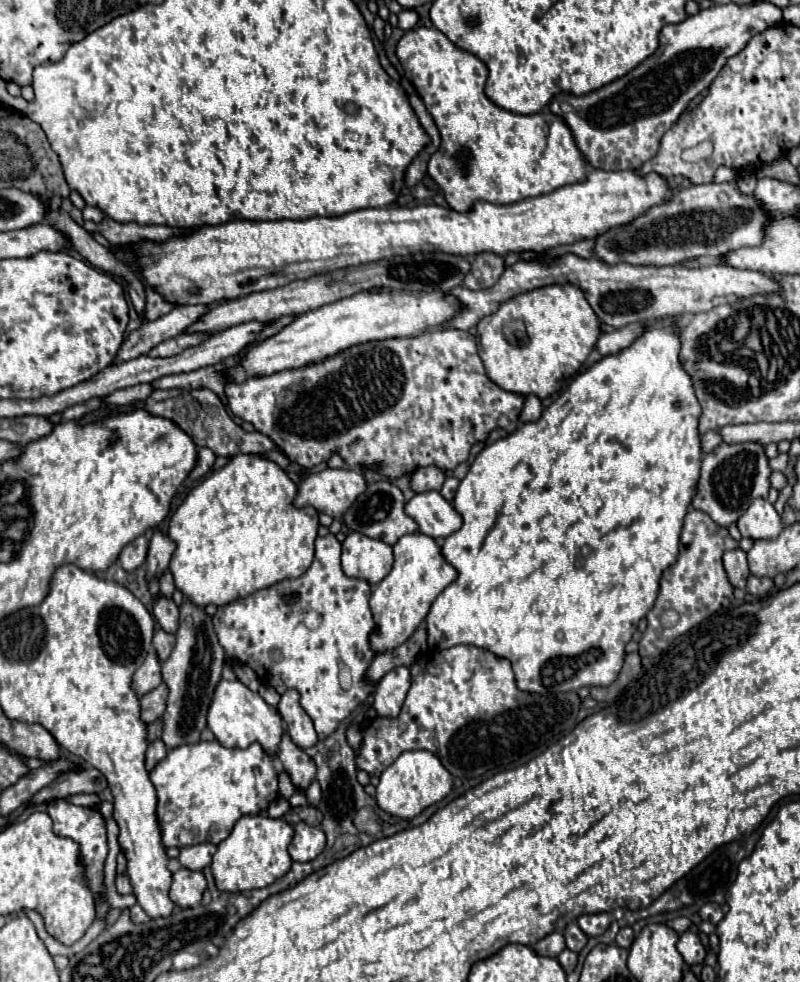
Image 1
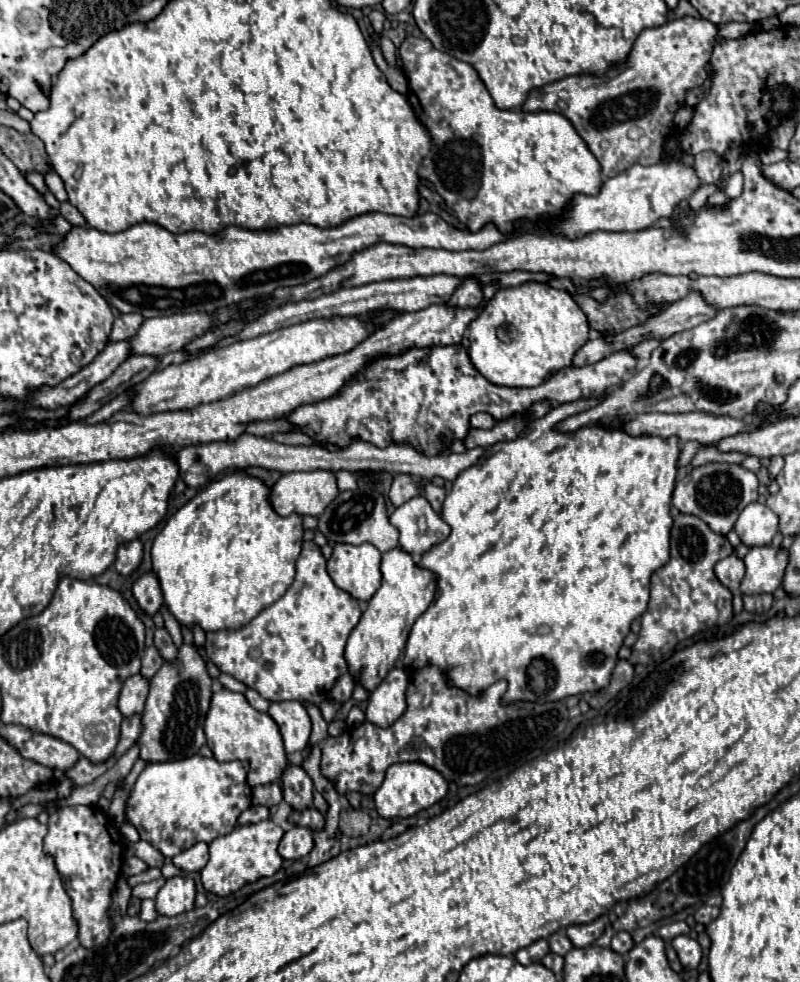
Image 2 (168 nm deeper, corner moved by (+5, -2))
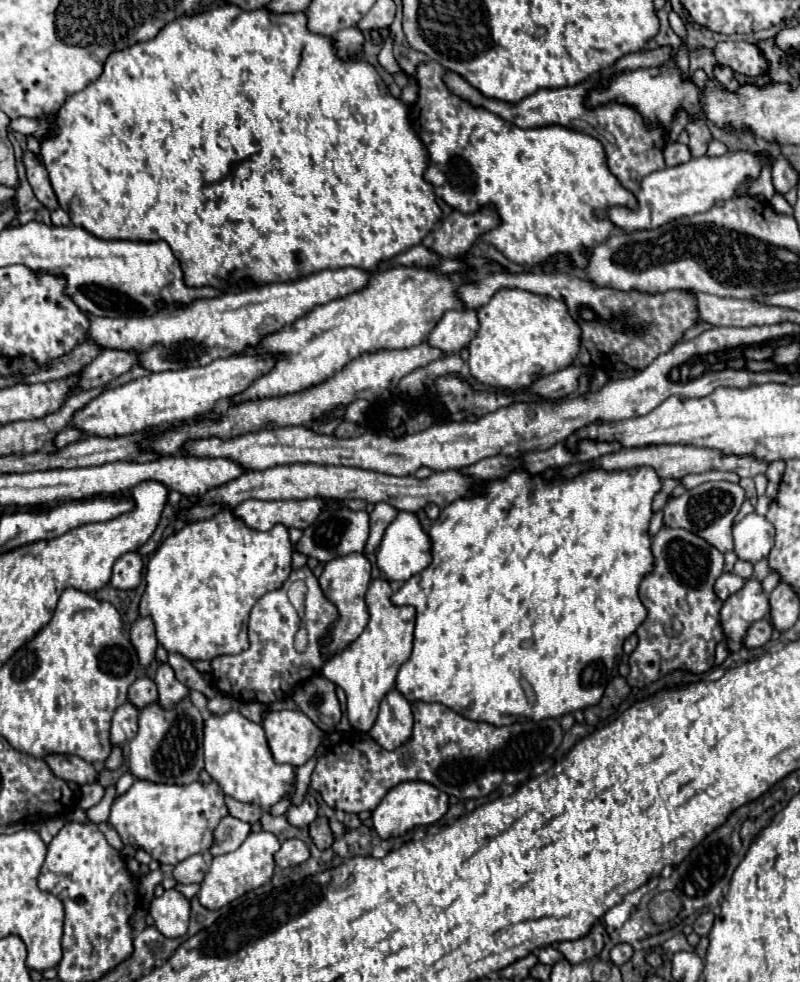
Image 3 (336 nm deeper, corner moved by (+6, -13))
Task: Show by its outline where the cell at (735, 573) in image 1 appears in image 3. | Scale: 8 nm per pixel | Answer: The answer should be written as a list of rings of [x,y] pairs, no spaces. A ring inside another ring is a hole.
[[[725,572],[725,574],[721,574],[721,576],[717,578],[717,582],[715,582],[715,592],[717,592],[717,596],[719,596],[721,600],[727,600],[731,594],[739,592],[739,590],[743,588],[743,584],[745,584],[743,578],[739,578],[739,576],[731,574],[731,572]]]

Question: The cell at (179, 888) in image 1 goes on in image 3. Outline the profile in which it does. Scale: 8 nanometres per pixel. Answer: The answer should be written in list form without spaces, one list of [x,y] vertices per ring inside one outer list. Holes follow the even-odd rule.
[[[165,890],[163,896],[153,896],[149,900],[149,914],[163,936],[179,938],[187,932],[189,900],[177,890]]]

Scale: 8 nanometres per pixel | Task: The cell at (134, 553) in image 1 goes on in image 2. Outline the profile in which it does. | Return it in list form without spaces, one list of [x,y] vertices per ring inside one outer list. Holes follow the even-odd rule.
[[[134,539],[134,541],[128,541],[118,547],[114,569],[120,575],[130,575],[140,565],[140,561],[142,561],[142,543],[138,539]]]

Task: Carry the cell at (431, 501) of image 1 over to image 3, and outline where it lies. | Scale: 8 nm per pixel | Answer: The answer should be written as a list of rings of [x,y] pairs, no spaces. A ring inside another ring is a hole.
[[[399,512],[395,520],[387,526],[383,540],[377,552],[377,568],[381,570],[383,578],[389,582],[405,582],[411,576],[425,570],[431,562],[431,540],[427,532],[421,528],[419,518],[413,512]]]

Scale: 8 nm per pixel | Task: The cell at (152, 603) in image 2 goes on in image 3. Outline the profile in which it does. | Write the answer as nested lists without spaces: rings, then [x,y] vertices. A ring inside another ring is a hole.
[[[139,618],[131,632],[131,644],[137,648],[137,656],[139,656],[139,664],[143,668],[147,668],[153,658],[155,658],[155,650],[157,650],[157,638],[155,638],[155,628],[153,628],[153,620],[151,618]]]

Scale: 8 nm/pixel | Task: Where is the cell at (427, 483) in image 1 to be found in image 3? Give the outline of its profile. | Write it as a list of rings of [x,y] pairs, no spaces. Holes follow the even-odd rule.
[[[377,504],[375,510],[369,514],[369,538],[367,538],[367,544],[365,544],[365,550],[363,554],[373,554],[381,542],[381,536],[385,532],[385,528],[393,522],[393,518],[397,516],[397,510],[391,506],[391,504]]]

